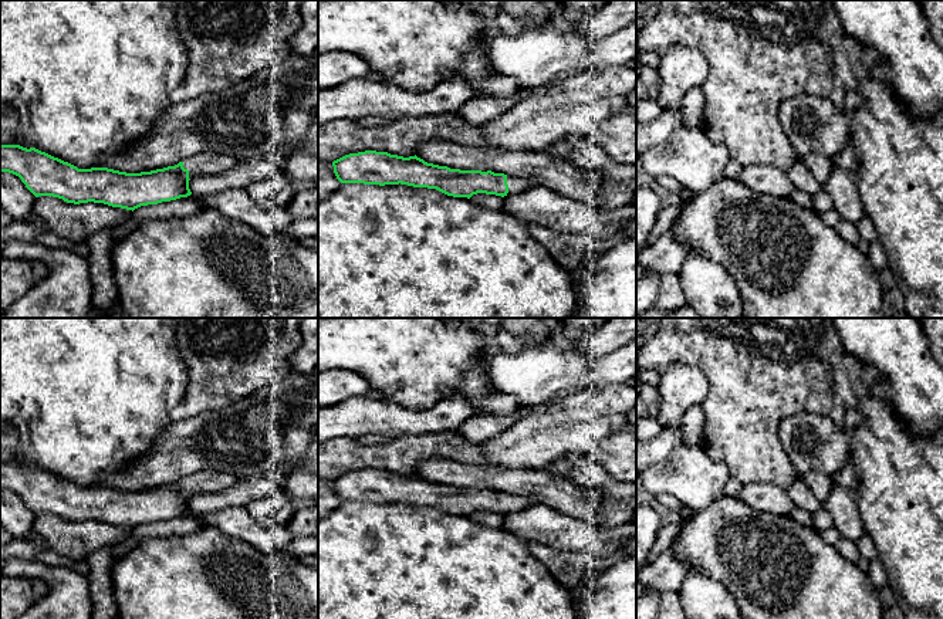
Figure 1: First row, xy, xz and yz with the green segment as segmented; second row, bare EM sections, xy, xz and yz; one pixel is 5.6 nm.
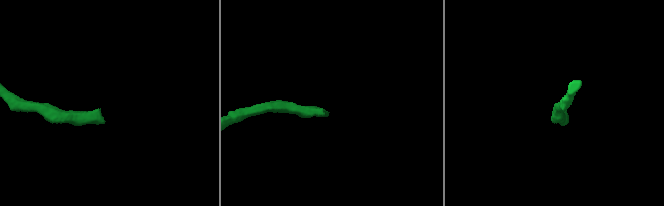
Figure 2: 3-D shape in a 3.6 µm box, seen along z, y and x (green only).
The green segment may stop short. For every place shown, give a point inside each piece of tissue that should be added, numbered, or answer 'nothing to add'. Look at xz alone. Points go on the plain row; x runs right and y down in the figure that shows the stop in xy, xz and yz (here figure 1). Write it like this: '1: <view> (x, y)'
1: xz (516, 503)

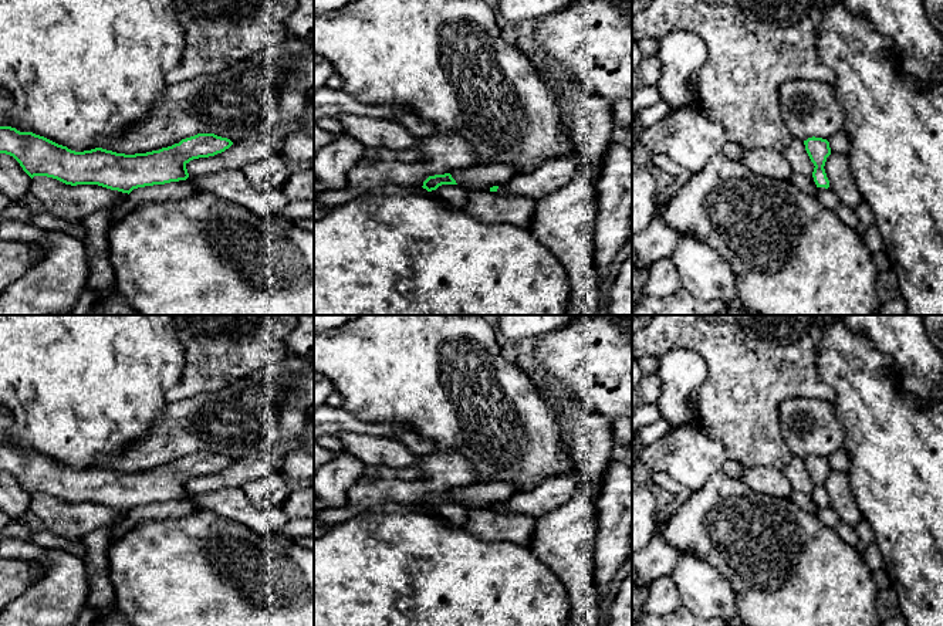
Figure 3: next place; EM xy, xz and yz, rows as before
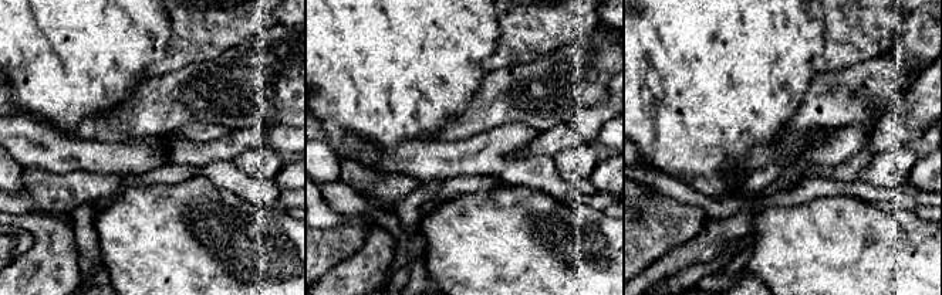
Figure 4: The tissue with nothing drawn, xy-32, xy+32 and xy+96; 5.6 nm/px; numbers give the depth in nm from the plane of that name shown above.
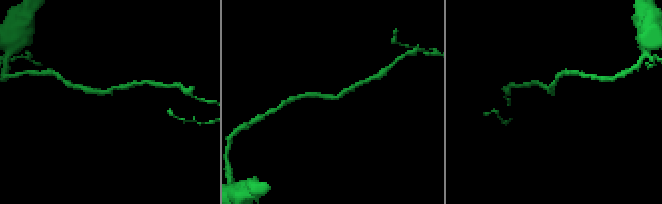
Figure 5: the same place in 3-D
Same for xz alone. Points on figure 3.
1: xz (553, 493)

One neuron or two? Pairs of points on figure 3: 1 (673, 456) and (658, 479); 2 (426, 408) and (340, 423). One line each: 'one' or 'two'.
1: two
2: two

